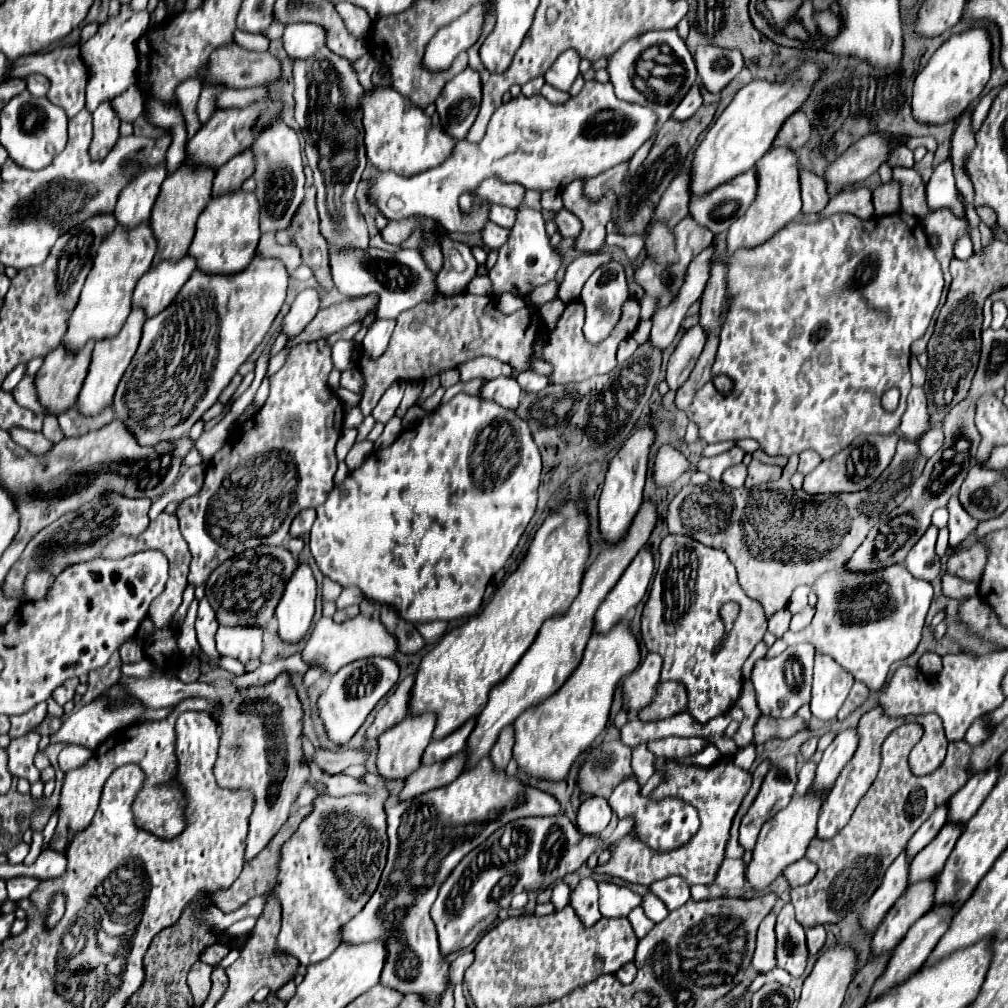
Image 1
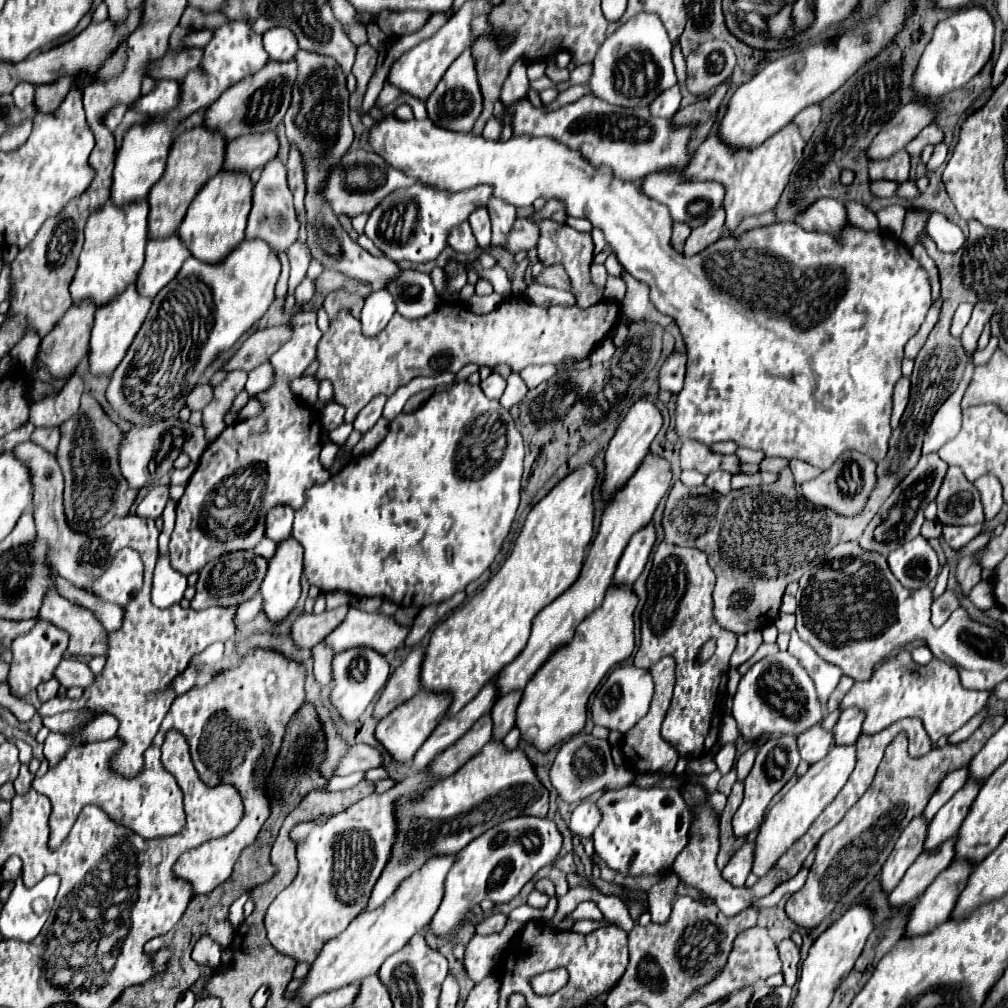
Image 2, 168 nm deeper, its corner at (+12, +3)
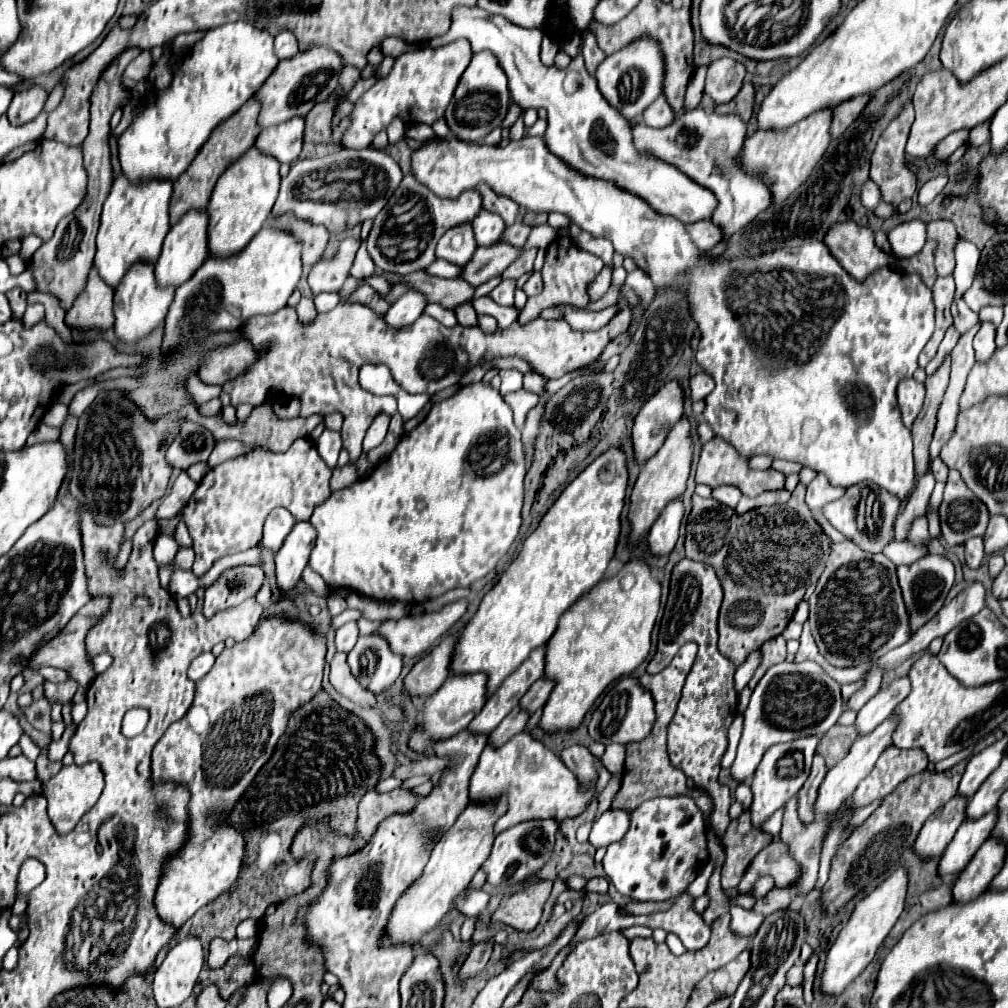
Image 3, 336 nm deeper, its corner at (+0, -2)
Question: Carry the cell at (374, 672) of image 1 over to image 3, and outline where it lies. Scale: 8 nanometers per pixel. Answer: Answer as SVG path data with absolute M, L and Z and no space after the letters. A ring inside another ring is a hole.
M377 634L359 636L355 648L347 654L351 674L363 688L375 694L387 690L399 678L403 666L401 660L401 656L391 652L389 642Z

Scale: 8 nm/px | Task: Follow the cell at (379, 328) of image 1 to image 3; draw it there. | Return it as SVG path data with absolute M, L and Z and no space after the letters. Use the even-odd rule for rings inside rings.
M409 290L407 294L403 294L385 314L385 320L389 326L393 328L403 328L413 324L413 320L417 320L423 310L427 306L427 298L425 294L417 292L417 290Z

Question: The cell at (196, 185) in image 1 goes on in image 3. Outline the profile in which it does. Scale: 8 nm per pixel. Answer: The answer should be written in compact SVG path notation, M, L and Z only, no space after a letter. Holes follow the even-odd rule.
M249 98L239 110L237 116L231 116L225 120L225 124L219 124L213 130L213 136L207 140L207 144L201 148L199 156L193 160L193 164L173 182L173 198L171 198L171 224L175 224L185 212L191 208L207 208L211 192L215 188L215 182L219 176L229 168L231 162L235 162L241 154L245 154L257 140L261 126L257 124L261 112L261 100Z

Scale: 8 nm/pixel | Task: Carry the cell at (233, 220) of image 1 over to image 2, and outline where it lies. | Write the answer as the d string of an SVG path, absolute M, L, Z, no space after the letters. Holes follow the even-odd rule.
M219 171L211 177L197 193L189 211L177 229L179 239L191 251L191 255L203 263L221 263L243 239L247 215L251 211L251 179L247 173L225 173Z

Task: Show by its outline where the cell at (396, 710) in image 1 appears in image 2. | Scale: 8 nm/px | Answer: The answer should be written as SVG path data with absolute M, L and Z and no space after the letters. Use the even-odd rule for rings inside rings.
M415 647L407 655L407 659L393 671L373 709L373 717L377 721L387 717L395 707L403 705L421 689L421 683L419 683L421 659L423 659L423 647Z

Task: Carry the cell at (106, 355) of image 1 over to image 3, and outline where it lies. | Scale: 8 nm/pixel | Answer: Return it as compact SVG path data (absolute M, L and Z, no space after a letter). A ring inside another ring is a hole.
M137 262L123 276L121 286L115 288L115 332L123 342L135 344L143 336L147 336L165 316L169 304L173 302L175 288L161 288L155 280L155 266L149 262Z

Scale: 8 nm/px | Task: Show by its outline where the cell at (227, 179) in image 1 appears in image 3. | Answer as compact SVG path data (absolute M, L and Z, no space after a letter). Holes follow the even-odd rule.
M293 118L285 124L279 124L277 128L265 128L255 146L261 152L267 152L271 156L277 156L281 164L291 164L297 160L301 148L303 148L303 132L305 132L305 120Z

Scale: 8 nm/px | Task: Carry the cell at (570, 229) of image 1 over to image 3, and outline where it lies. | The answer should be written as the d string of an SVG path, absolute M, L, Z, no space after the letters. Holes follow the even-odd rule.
M493 244L487 248L477 248L469 264L463 266L461 278L469 282L473 288L481 286L483 282L501 276L503 270L521 256L519 248L513 248L509 244Z

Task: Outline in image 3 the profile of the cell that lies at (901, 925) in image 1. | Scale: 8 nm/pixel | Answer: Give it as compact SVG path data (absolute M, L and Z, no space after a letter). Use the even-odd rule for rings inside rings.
M991 810L977 820L965 820L939 862L939 876L959 874L969 864L979 846L991 836L995 822L997 822L997 810Z

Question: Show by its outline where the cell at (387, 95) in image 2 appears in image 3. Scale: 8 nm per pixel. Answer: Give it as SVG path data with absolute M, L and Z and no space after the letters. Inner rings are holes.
M395 118L393 124L387 128L387 136L389 136L389 142L391 142L391 144L397 144L399 140L403 140L403 136L405 136L405 126L401 124L399 118Z

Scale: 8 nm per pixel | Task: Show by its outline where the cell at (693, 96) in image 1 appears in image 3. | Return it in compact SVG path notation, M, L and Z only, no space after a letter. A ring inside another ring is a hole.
M659 96L649 108L647 112L643 114L643 122L649 124L651 128L663 128L667 126L669 122L673 122L673 112L667 104L667 100L663 96Z

